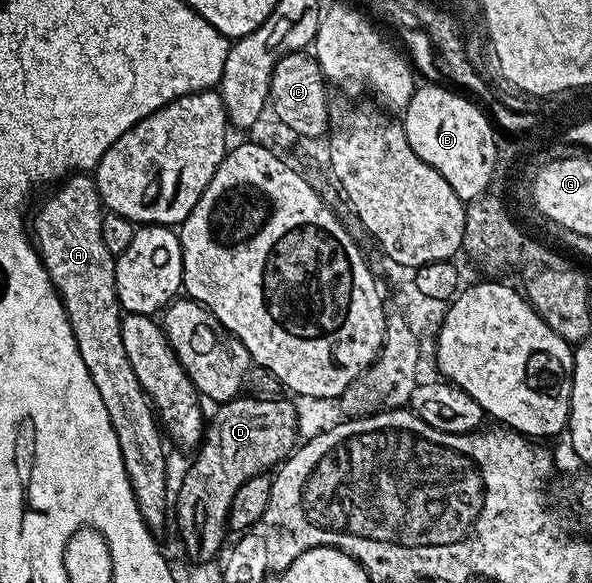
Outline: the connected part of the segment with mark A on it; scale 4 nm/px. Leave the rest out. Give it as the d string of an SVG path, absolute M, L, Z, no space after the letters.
M74 173L69 176L42 204L32 219L32 242L38 249L38 256L46 267L52 285L62 298L64 309L68 313L68 325L72 325L72 337L76 337L76 349L80 349L80 357L88 369L88 377L92 377L92 385L100 392L100 401L104 401L104 409L108 409L108 421L112 421L112 429L116 429L116 441L120 441L120 457L124 457L124 469L128 473L128 481L132 485L132 493L136 497L136 505L140 509L140 517L144 517L147 527L154 533L160 532L168 523L168 495L166 499L166 447L162 444L164 431L160 420L150 402L146 391L136 377L136 369L132 369L132 361L128 361L128 353L124 350L122 336L122 306L118 304L116 293L116 256L108 253L104 245L104 237L100 237L100 225L104 208L98 189L89 174Z

